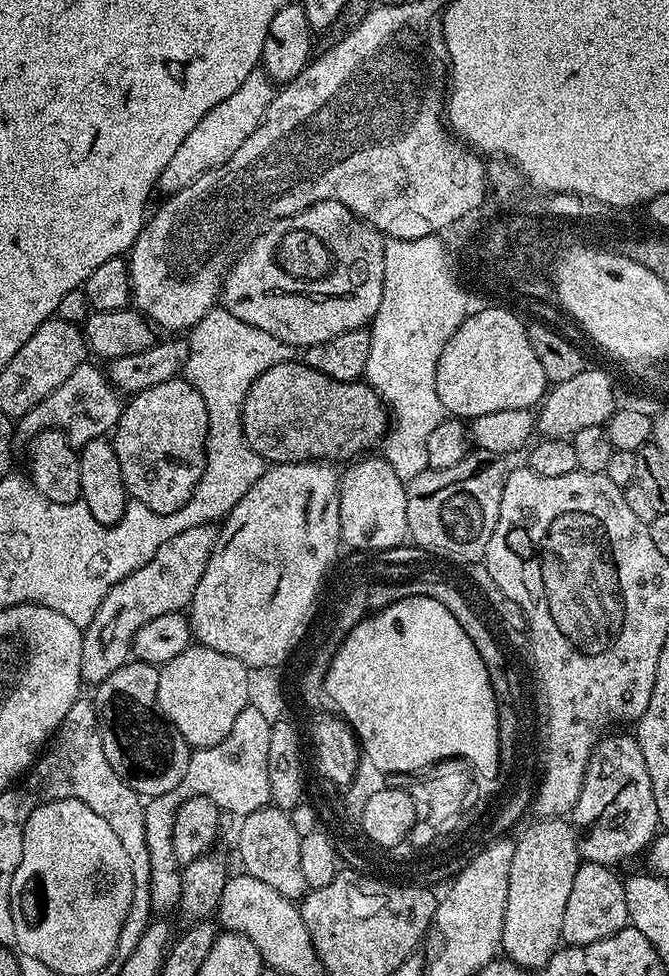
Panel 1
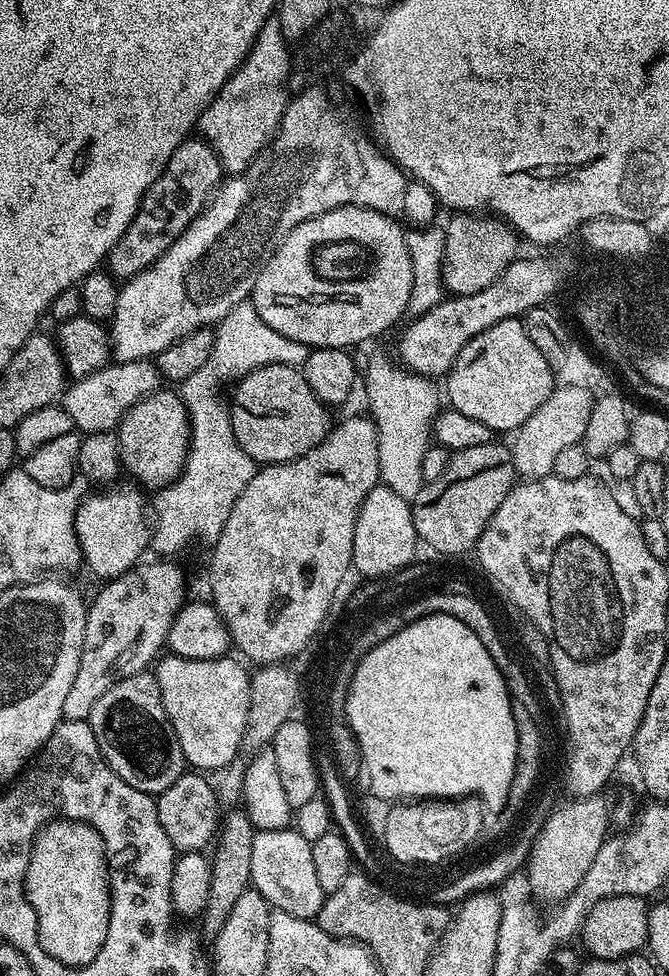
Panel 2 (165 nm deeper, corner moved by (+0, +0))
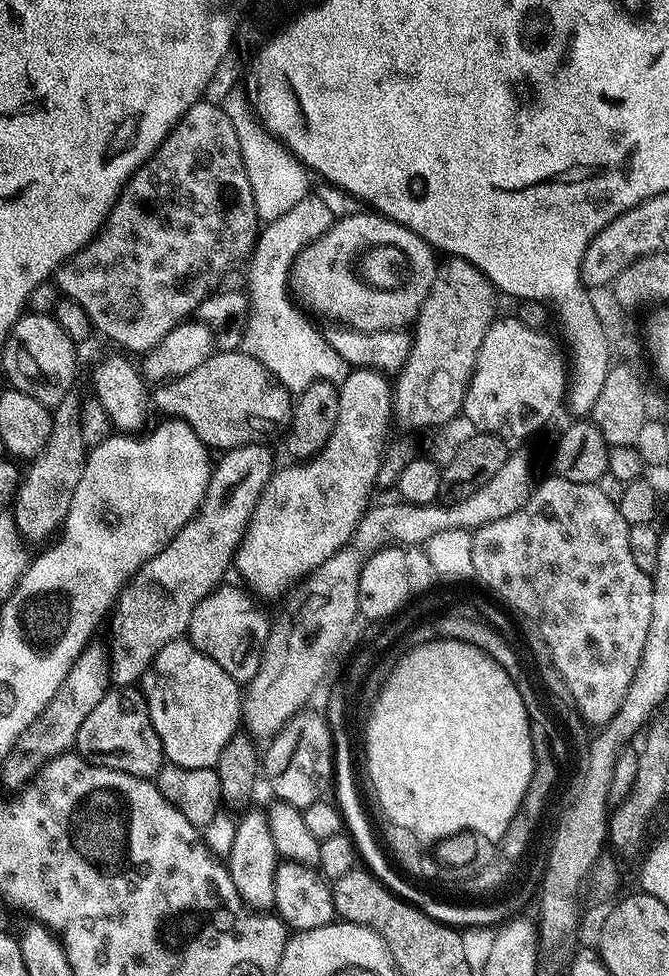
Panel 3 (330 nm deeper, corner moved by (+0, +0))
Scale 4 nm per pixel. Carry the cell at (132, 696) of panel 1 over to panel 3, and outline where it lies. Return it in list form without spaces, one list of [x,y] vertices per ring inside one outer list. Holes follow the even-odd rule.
[[[116,686],[109,690],[102,702],[90,710],[86,722],[82,722],[74,748],[85,760],[131,776],[155,778],[166,763],[162,742],[154,730],[154,722],[150,722],[146,698],[136,686]]]

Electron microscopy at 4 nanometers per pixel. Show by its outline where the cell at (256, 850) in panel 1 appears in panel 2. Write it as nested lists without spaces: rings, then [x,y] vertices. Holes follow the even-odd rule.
[[[289,826],[282,830],[257,832],[254,838],[254,851],[250,857],[251,887],[257,888],[266,898],[266,902],[275,911],[285,912],[294,918],[315,921],[322,910],[326,893],[318,886],[318,877],[314,870],[312,844]]]

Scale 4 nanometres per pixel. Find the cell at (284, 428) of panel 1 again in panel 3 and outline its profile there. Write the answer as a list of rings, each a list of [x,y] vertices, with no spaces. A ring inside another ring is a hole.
[[[213,351],[202,366],[194,366],[190,374],[159,385],[150,400],[168,418],[182,419],[191,426],[203,444],[227,450],[243,444],[272,442],[292,422],[293,393],[277,377],[250,354],[242,351]]]

